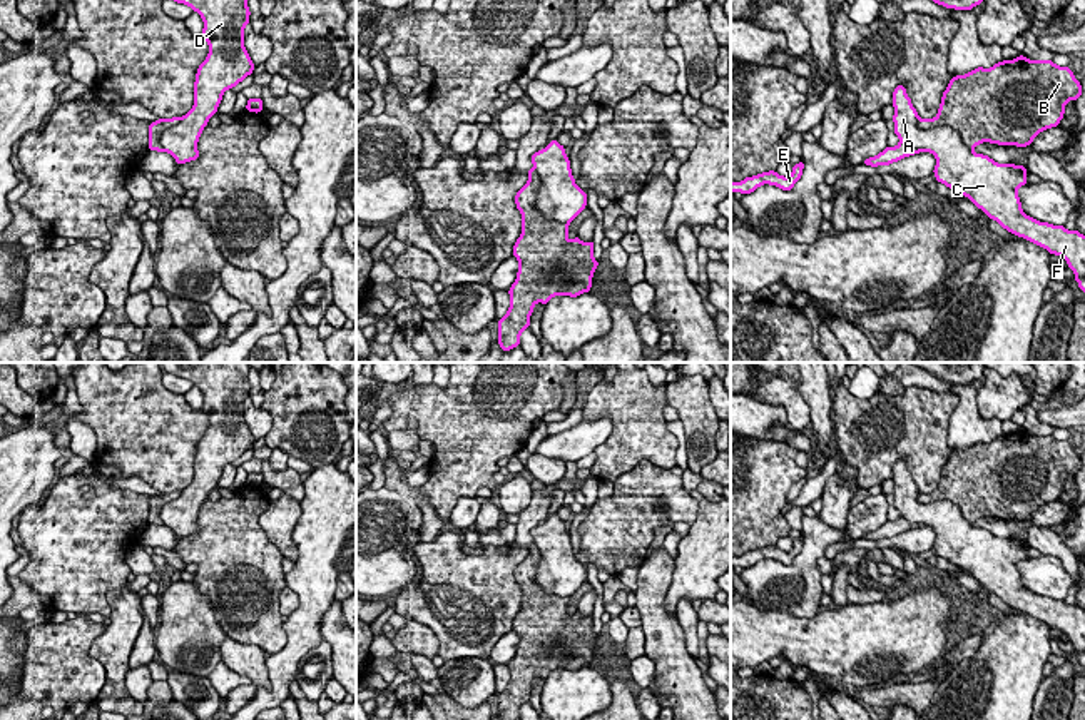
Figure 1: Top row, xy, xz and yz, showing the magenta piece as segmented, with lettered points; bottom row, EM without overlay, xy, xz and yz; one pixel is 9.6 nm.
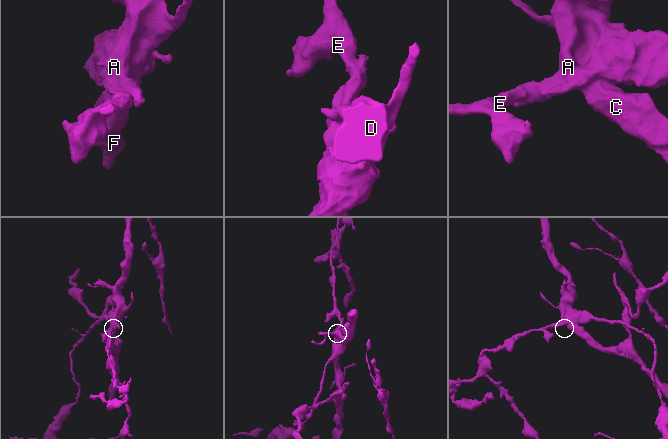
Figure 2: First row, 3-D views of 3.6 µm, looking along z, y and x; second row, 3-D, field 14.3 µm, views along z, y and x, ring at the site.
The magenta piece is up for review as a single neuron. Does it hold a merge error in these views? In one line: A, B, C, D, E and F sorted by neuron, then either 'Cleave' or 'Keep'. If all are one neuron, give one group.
Groups: A C D E F / B. Cleave

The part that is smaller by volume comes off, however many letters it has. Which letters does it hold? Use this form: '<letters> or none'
B

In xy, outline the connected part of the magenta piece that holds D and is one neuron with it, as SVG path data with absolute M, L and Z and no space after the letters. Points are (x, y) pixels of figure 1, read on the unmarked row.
M160 363L164 373L189 379L204 396L202 413L209 428L194 456L194 479L160 510L164 526L179 540L199 531L197 516L209 493L216 489L226 464L252 448L254 438L244 421L249 398L247 363Z

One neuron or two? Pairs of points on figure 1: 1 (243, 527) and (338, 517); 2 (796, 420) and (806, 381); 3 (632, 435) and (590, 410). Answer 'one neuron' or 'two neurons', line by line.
1: two neurons
2: two neurons
3: one neuron

